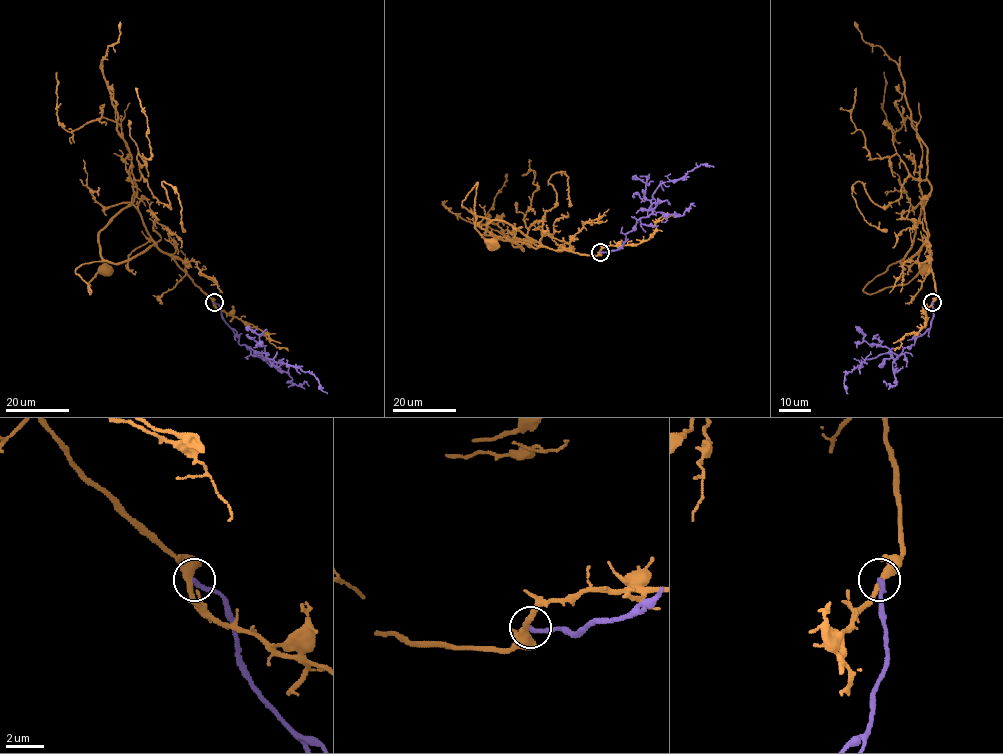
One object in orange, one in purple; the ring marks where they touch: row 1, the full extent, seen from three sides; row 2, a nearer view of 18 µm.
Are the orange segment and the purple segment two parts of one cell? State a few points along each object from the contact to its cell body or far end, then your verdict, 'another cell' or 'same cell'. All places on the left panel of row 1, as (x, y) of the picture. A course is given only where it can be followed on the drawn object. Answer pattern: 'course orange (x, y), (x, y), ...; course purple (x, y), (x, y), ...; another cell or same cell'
course orange (214, 302), (154, 245), (119, 263), (82, 264), (75, 273), (90, 294), (88, 284), (106, 271); course purple (214, 302), (238, 335), (238, 343), (248, 347), (252, 355), (269, 354), (266, 357), (309, 372), (327, 393); another cell

